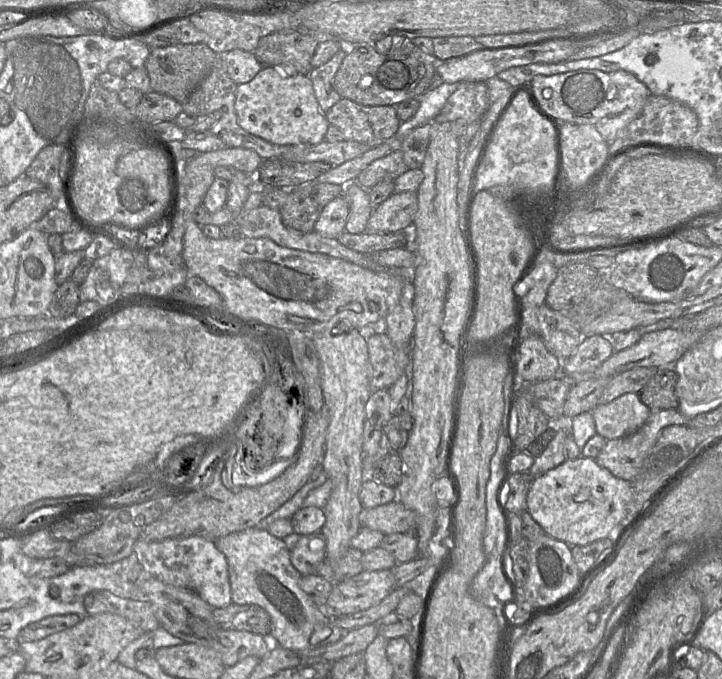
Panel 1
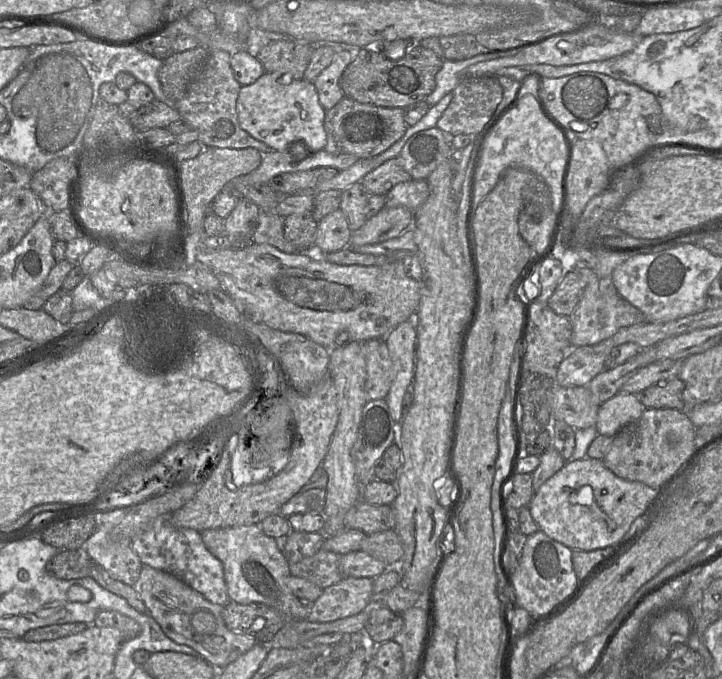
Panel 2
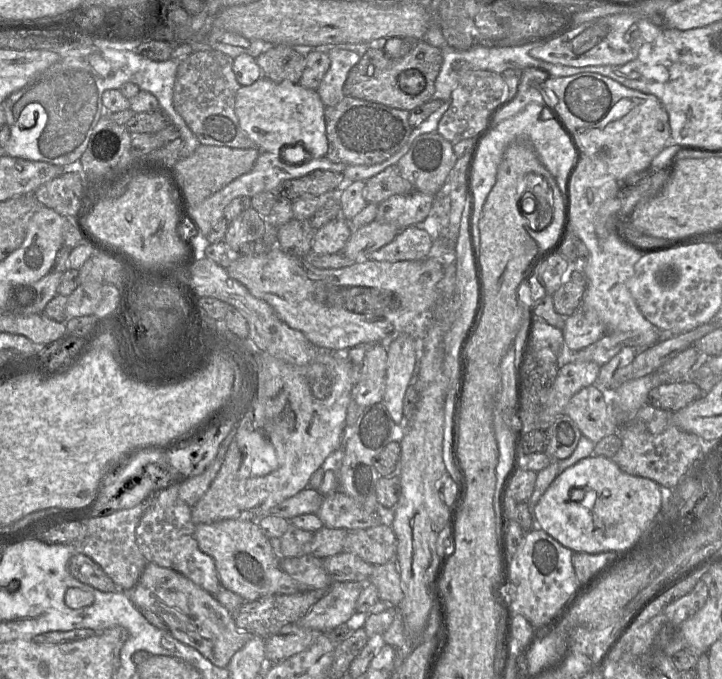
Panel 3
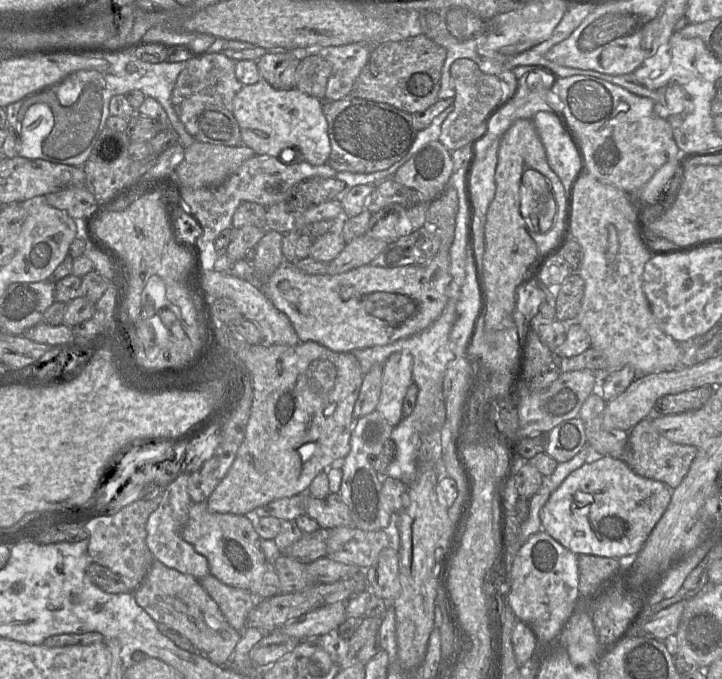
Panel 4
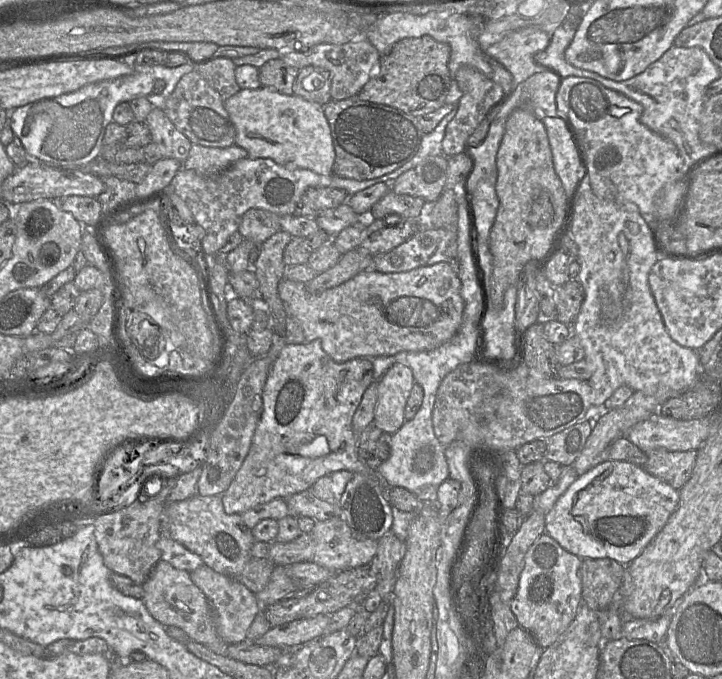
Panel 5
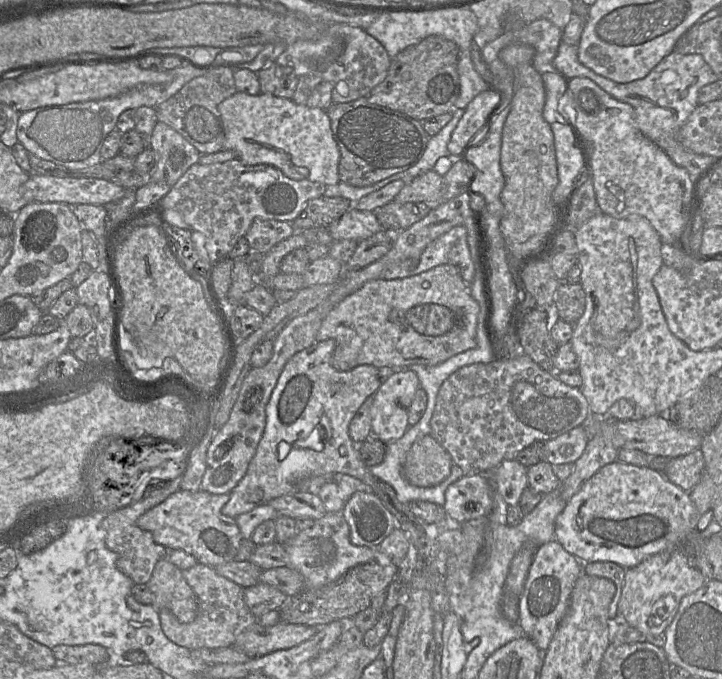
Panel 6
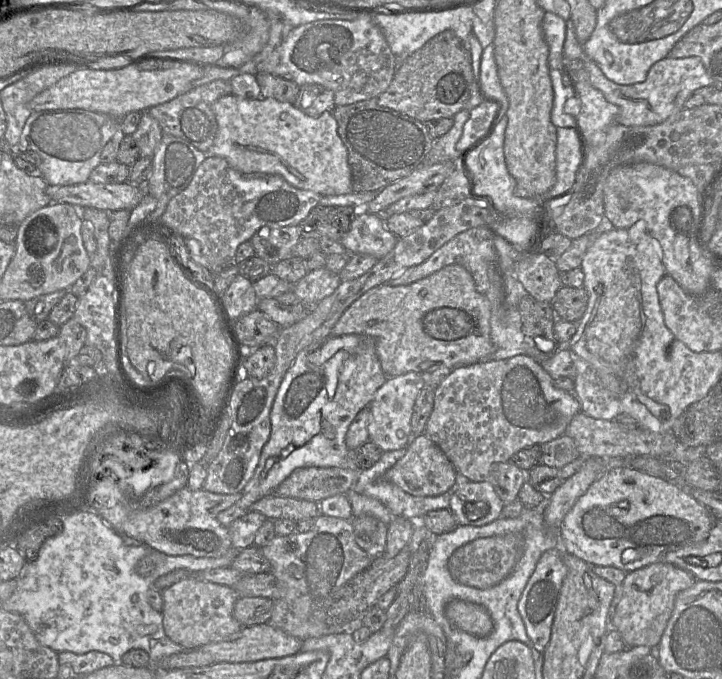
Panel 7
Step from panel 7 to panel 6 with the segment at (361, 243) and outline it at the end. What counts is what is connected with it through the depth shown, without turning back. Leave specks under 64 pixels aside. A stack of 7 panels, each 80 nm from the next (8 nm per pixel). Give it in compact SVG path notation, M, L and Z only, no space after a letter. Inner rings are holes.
M350 209L337 222L328 227L328 232L334 241L365 240L383 228L374 212Z

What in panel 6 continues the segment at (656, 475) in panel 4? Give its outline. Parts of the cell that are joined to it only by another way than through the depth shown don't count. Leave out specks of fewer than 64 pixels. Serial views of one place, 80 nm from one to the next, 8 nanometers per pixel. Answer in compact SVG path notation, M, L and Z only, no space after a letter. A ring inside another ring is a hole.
M701 450L688 455L670 458L663 475L682 490L689 492L701 479L704 457Z

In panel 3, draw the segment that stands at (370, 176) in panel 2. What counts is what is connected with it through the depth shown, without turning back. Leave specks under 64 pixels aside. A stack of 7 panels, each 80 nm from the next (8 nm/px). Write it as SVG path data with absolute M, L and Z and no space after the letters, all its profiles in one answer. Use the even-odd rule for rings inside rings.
M398 164L387 167L365 181L367 203L379 205L393 195L411 195L414 192L414 186L402 177Z

